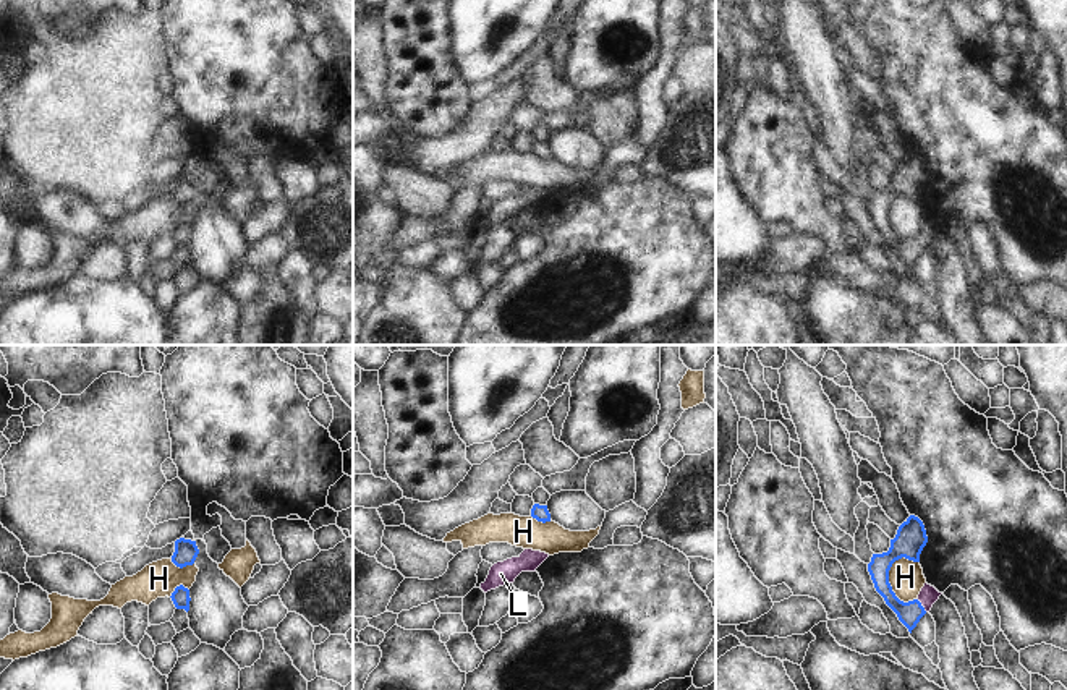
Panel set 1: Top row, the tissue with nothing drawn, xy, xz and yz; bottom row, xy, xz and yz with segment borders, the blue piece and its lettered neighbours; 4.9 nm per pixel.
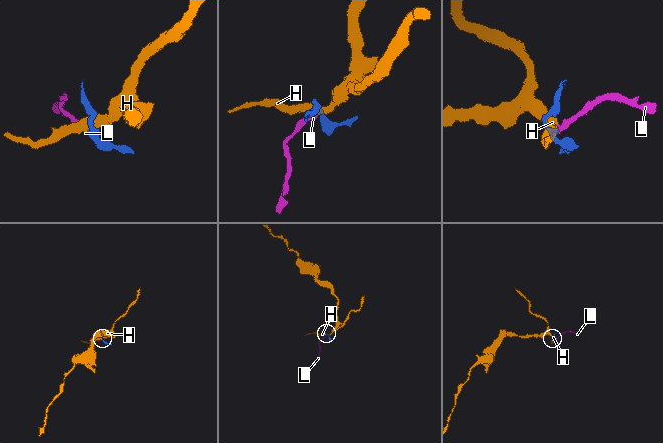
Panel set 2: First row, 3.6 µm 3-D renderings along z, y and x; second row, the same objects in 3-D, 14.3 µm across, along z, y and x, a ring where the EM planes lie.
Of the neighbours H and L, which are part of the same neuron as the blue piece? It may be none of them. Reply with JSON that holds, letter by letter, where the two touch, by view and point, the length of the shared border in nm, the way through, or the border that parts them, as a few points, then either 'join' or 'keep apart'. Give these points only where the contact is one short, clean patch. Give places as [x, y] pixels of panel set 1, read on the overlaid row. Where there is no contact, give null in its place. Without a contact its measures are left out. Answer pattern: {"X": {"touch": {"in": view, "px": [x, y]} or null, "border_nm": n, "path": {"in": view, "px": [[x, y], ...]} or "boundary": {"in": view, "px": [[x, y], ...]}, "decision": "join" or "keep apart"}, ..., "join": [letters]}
{"H": {"touch": {"in": "yz", "px": [889, 585]}, "border_nm": 240, "boundary": {"in": "yz", "px": [[902, 556], [889, 570], [889, 585], [901, 600], [915, 600]]}, "decision": "keep apart"}, "L": {"touch": {"in": "yz", "px": [920, 604]}, "border_nm": 90, "path": {"in": "yz", "px": [[910, 613], [920, 604], [928, 595]]}, "decision": "join"}, "join": ["L"]}

